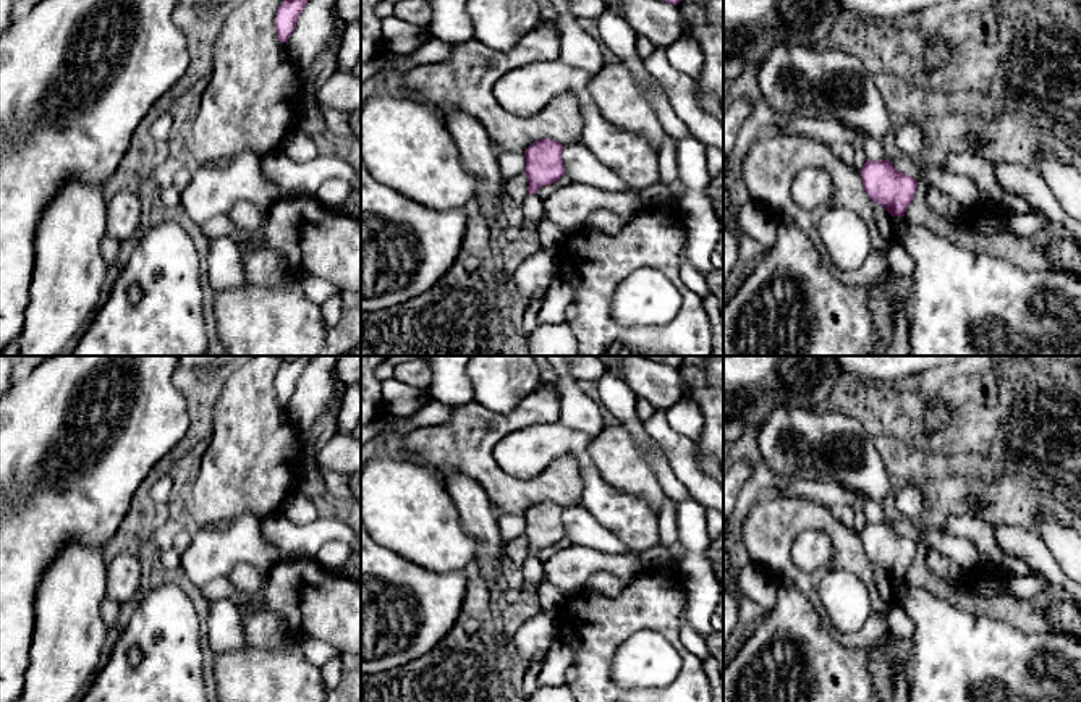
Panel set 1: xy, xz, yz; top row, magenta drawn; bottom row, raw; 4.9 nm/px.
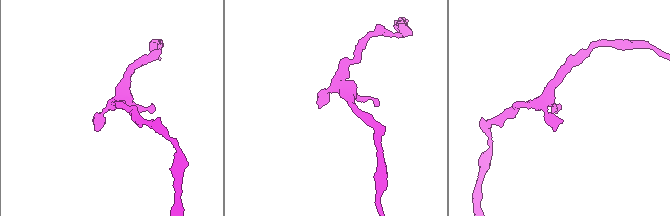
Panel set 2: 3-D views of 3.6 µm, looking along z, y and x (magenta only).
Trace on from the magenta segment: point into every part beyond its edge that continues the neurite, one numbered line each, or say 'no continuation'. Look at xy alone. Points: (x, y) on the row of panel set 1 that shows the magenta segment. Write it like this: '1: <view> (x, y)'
no continuation

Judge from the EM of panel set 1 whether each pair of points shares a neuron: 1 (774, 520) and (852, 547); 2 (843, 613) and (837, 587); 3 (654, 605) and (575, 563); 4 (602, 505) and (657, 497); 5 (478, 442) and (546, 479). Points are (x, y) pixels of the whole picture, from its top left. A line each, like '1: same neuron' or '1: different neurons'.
1: same neuron
2: same neuron
3: different neurons
4: different neurons
5: same neuron

